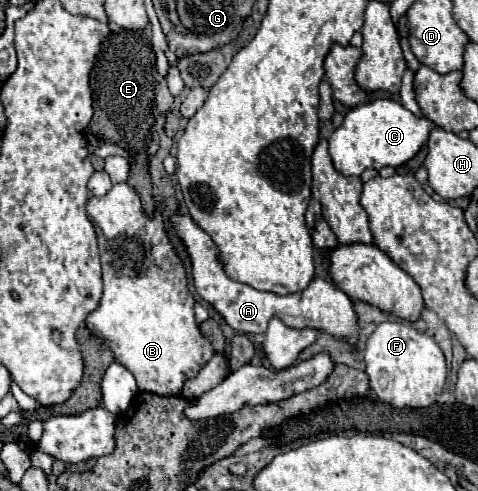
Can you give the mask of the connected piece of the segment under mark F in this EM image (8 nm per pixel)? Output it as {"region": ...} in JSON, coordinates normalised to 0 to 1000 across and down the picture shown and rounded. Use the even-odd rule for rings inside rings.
{"region":[[[797,656],[764,705],[764,758],[797,819],[826,831],[893,831],[910,819],[935,774],[931,725],[889,676],[847,656]]]}

